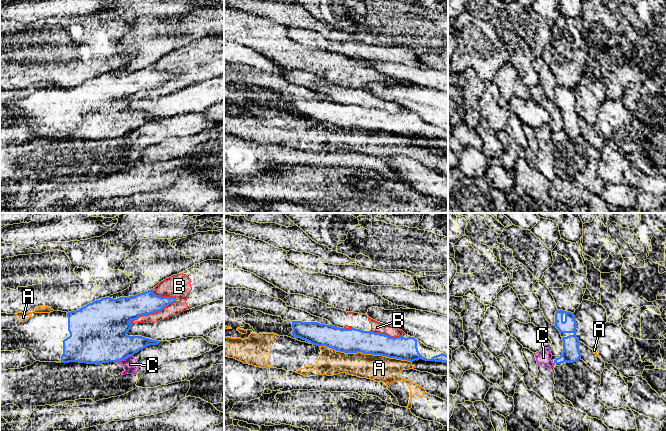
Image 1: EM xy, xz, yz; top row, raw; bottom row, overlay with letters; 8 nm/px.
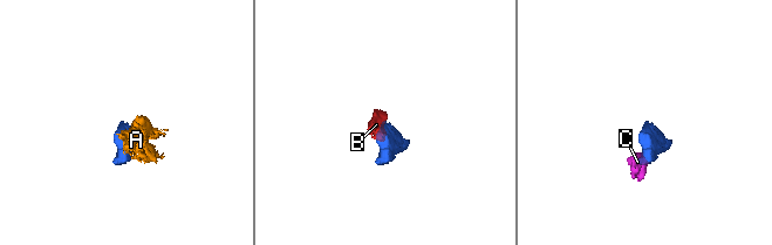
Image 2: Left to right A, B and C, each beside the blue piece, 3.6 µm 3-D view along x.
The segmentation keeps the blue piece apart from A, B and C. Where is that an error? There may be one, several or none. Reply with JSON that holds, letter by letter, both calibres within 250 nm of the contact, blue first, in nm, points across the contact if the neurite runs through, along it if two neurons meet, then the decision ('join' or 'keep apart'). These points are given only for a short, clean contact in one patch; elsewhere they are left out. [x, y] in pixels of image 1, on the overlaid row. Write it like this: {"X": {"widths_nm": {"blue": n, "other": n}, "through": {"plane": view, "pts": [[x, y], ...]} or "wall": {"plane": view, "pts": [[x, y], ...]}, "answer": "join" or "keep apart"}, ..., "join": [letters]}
{"A": {"widths_nm": {"blue": 190, "other": 220}, "answer": "keep apart"}, "B": {"widths_nm": {"blue": 220, "other": 150}, "answer": "keep apart"}, "C": {"widths_nm": {"blue": 420, "other": 120}, "wall": {"plane": "xy", "pts": [[132, 355], [115, 362]]}, "answer": "keep apart"}, "join": []}

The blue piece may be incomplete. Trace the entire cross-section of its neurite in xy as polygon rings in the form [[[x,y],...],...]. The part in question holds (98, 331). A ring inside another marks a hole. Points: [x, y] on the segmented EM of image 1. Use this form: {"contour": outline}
{"contour": [[[148,290],[135,296],[120,297],[117,299],[105,297],[89,303],[79,310],[68,313],[62,311],[53,311],[50,313],[33,312],[28,320],[20,322],[12,330],[0,331],[0,351],[25,349],[32,354],[36,361],[40,362],[79,362],[96,365],[108,362],[118,362],[129,356],[133,356],[147,346],[164,342],[142,336],[128,336],[127,333],[133,325],[129,322],[140,316],[159,312],[176,301],[179,301],[179,298],[157,296],[151,290]]]}

